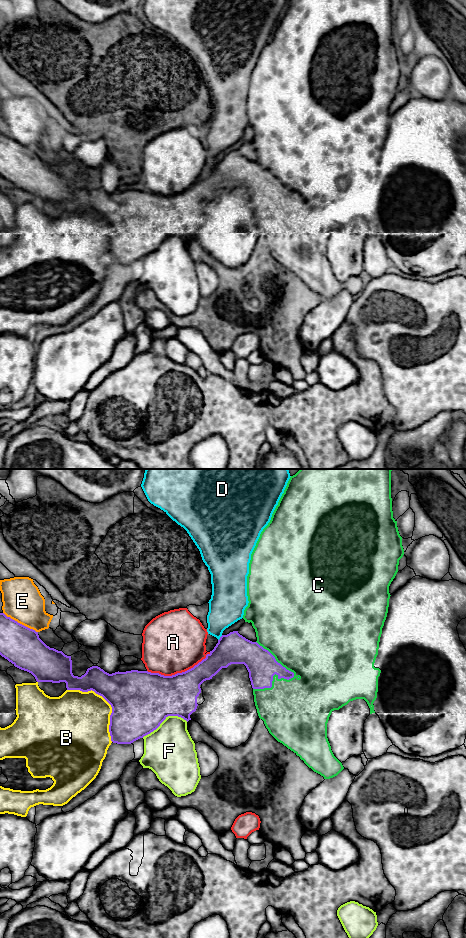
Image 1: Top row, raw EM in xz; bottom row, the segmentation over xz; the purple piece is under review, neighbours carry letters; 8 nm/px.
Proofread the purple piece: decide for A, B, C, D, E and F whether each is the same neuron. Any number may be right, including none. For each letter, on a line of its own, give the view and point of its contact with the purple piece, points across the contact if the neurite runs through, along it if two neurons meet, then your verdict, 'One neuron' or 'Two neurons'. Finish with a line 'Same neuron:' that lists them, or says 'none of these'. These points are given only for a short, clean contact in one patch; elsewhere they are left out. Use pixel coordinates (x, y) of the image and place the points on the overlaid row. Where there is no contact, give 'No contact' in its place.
A: Touches purple at xz (179, 673). Two neurons
B: Touches purple at xz (107, 701). Two neurons
C: Touches purple at xz (275, 660). One neuron
D: Touches purple at xz (220, 638). Boundary: xz (222, 635), (218, 640). Two neurons
E: Touches purple at xz (19, 623). Two neurons
F: Touches purple at xz (164, 719). Two neurons
Same neuron: C

